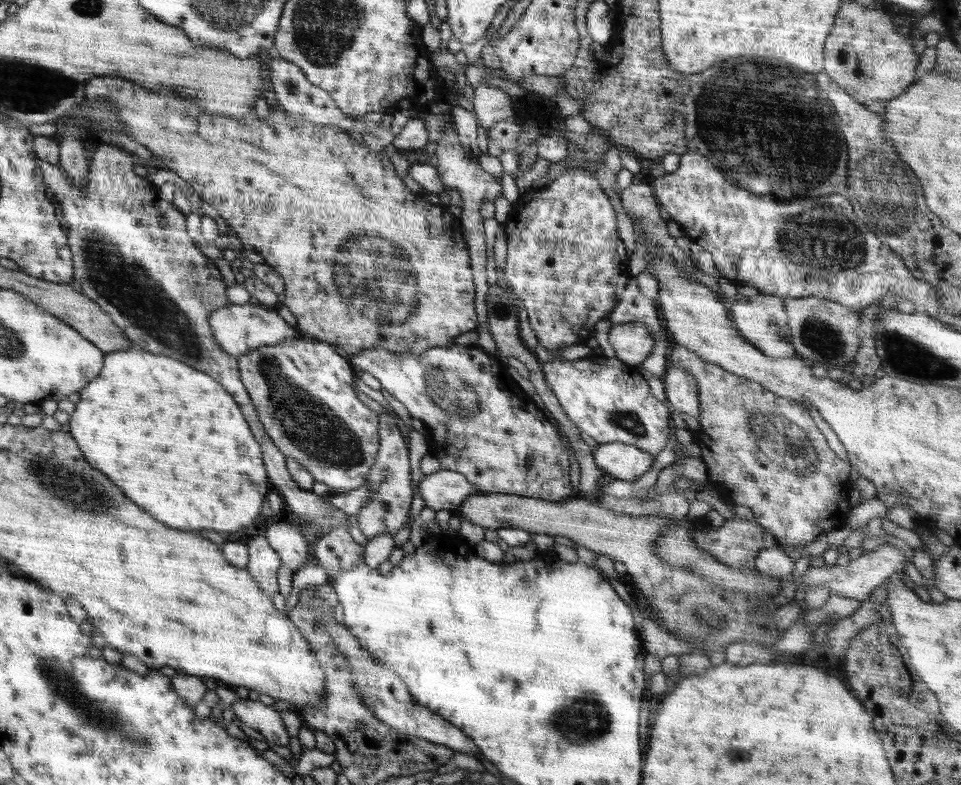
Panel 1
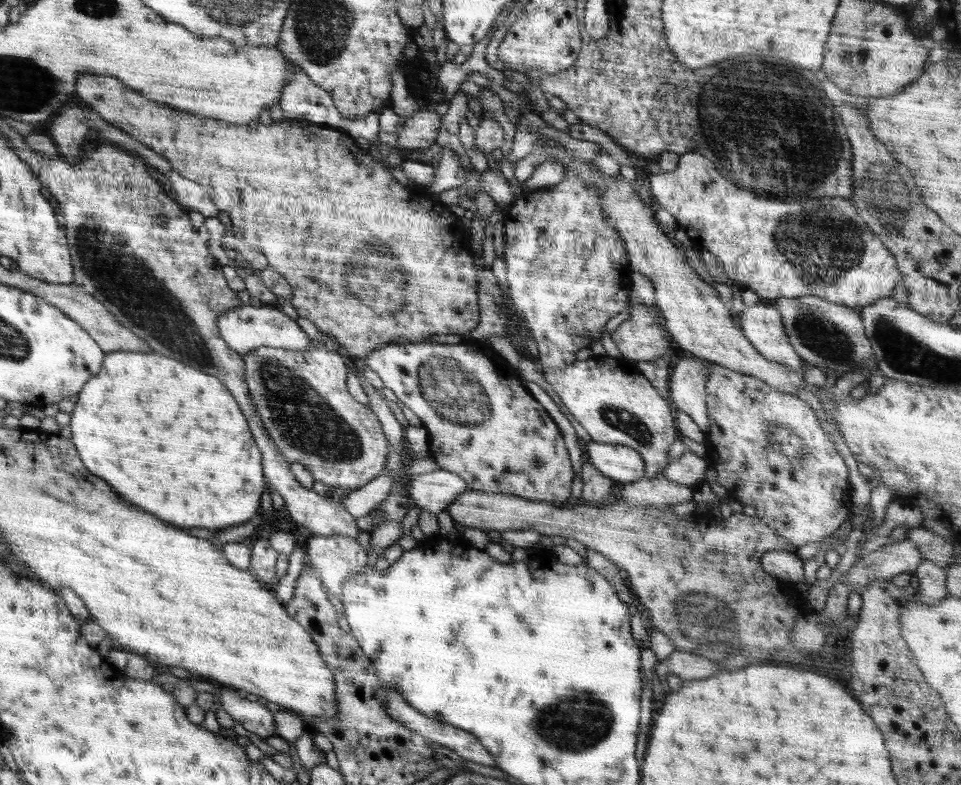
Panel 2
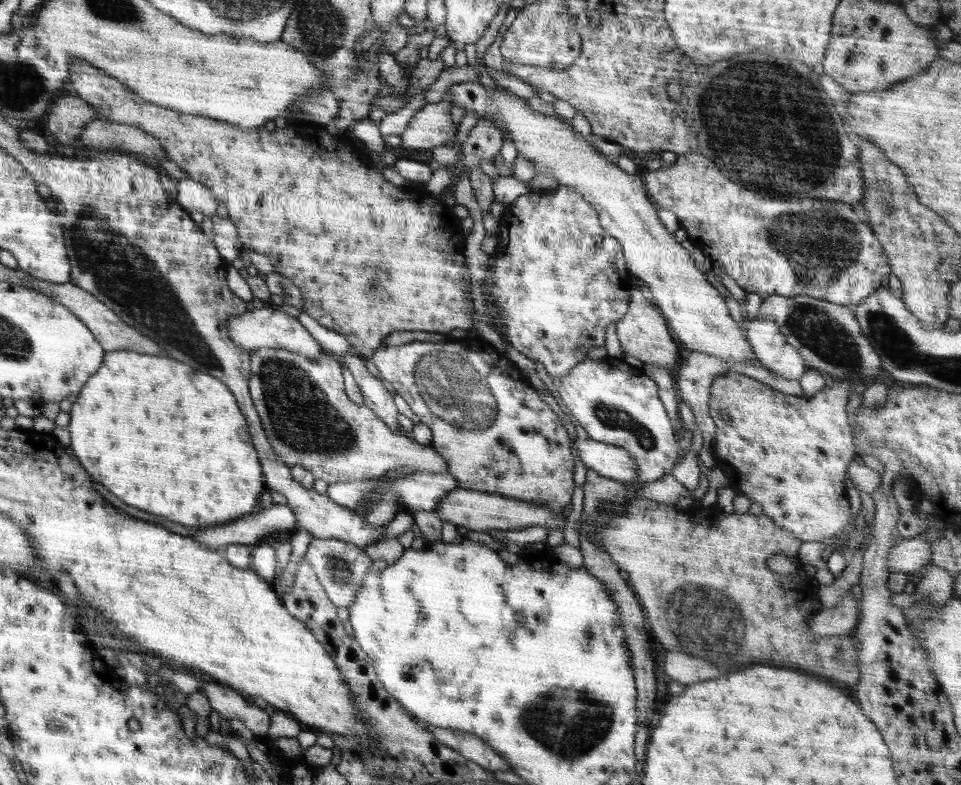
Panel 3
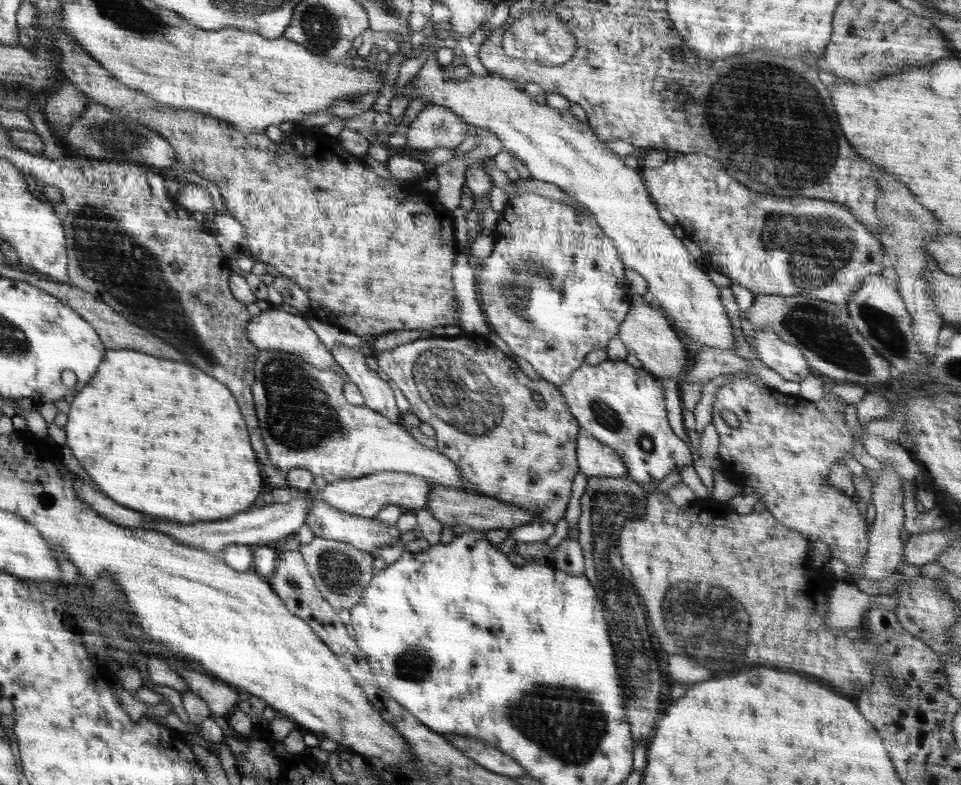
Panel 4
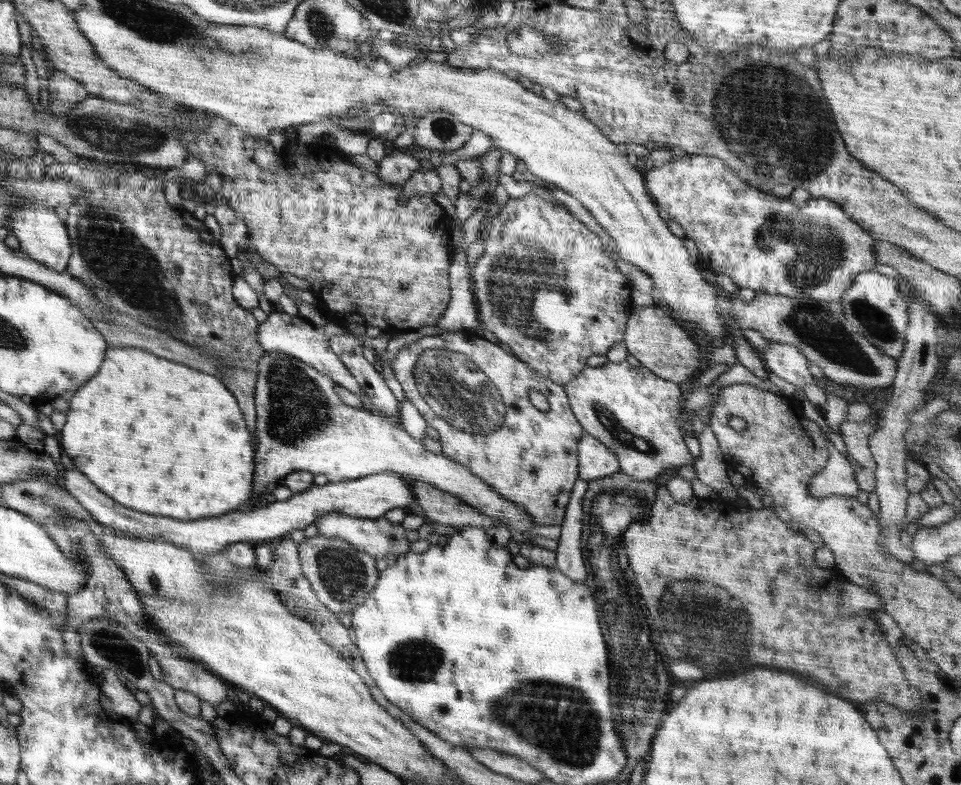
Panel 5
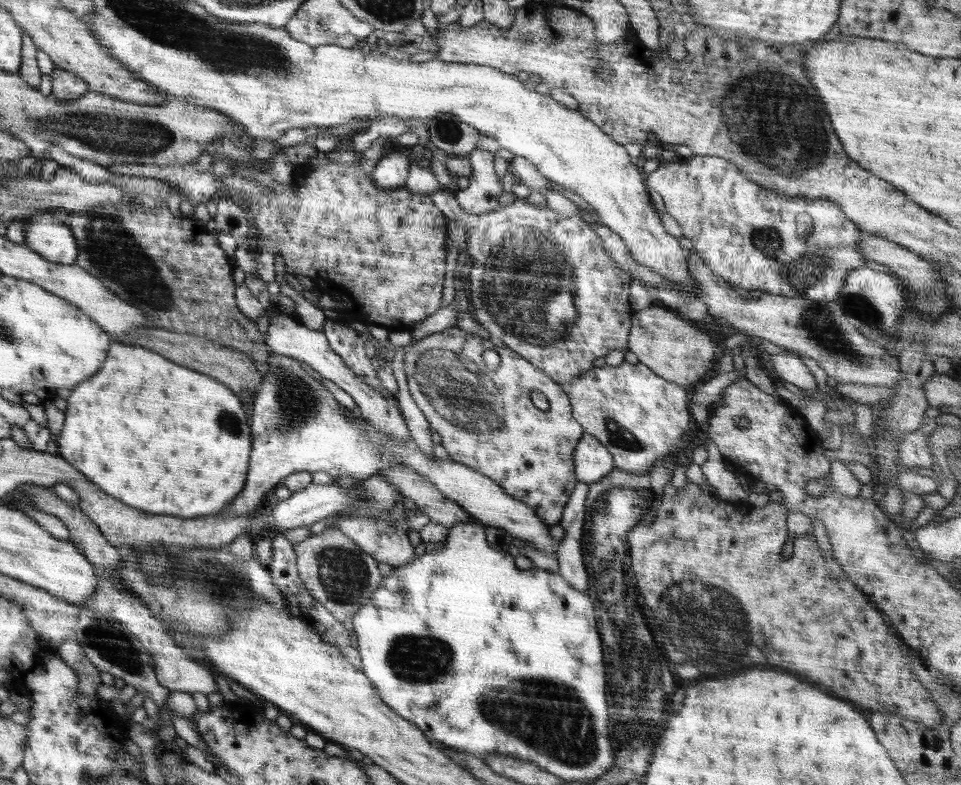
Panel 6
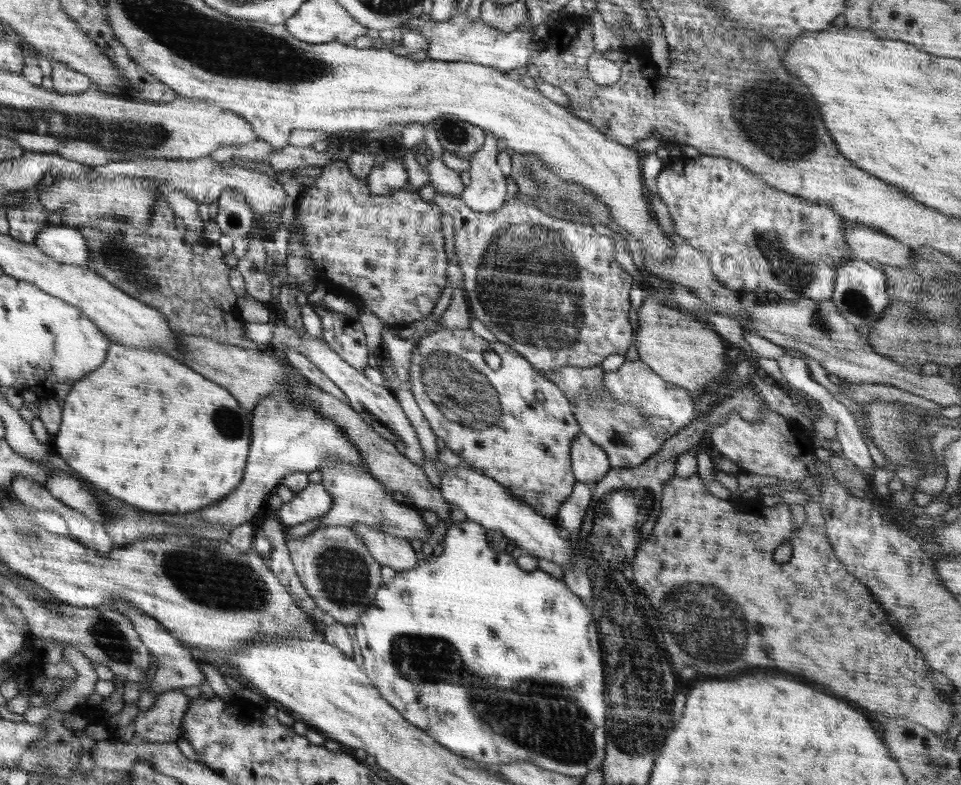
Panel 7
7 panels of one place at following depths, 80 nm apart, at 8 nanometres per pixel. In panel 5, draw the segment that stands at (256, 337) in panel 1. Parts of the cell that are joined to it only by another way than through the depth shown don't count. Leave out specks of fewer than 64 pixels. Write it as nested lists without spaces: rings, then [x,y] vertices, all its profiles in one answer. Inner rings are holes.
[[[276,307],[272,312],[268,313],[267,319],[264,322],[259,323],[257,334],[258,340],[266,352],[284,352],[302,359],[302,362],[313,366],[316,371],[330,376],[330,379],[334,380],[334,383],[348,389],[350,393],[358,394],[360,401],[362,401],[362,409],[366,409],[366,411],[370,411],[370,413],[374,415],[379,414],[379,411],[372,406],[372,402],[368,400],[366,393],[362,392],[362,388],[360,388],[358,382],[354,380],[354,376],[346,369],[345,363],[341,361],[341,358],[338,358],[338,355],[333,353],[333,349],[329,346],[329,341],[319,328],[315,328],[311,324],[308,324],[298,315],[288,315],[283,310]]]

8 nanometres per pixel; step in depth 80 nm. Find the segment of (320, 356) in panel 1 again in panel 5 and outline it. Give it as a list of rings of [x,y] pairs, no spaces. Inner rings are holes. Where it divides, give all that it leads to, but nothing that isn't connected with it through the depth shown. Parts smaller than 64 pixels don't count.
[[[266,352],[259,362],[258,370],[260,371],[256,383],[258,458],[255,458],[258,466],[254,473],[251,496],[258,496],[262,490],[268,488],[268,484],[276,483],[276,480],[280,480],[282,476],[287,476],[296,470],[306,470],[312,474],[325,474],[332,482],[348,481],[388,471],[433,484],[436,488],[468,502],[468,505],[478,509],[486,517],[490,517],[494,521],[498,520],[499,524],[512,528],[516,532],[522,533],[533,527],[533,520],[530,518],[530,514],[526,514],[524,508],[502,498],[502,495],[498,494],[493,486],[489,486],[487,482],[472,474],[466,466],[462,466],[459,462],[443,454],[433,454],[425,450],[425,446],[420,441],[408,435],[401,425],[388,421],[386,416],[374,415],[366,409],[346,406],[334,392],[334,388],[338,384],[334,383],[330,376],[326,376],[322,372],[316,371],[313,366],[302,362],[302,359],[284,352]]]

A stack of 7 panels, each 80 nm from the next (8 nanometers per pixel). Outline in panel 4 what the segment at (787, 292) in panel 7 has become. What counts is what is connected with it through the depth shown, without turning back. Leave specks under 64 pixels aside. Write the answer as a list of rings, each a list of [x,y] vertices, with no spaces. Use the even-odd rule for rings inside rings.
[[[698,153],[676,154],[675,157],[669,158],[668,162],[658,169],[645,167],[641,172],[641,177],[643,178],[644,186],[646,186],[657,208],[669,210],[676,216],[677,223],[684,229],[686,238],[696,243],[696,246],[700,248],[708,262],[716,264],[714,270],[726,275],[732,282],[748,288],[756,296],[771,294],[782,297],[806,295],[816,298],[819,301],[828,301],[834,304],[846,303],[854,293],[859,291],[860,285],[866,277],[880,275],[879,272],[887,265],[880,240],[862,223],[856,220],[856,217],[850,212],[847,206],[816,198],[798,198],[796,200],[796,198],[766,196],[765,194],[752,192],[747,186],[736,182],[734,178],[726,174],[726,170],[722,168],[722,164],[708,155]]]

